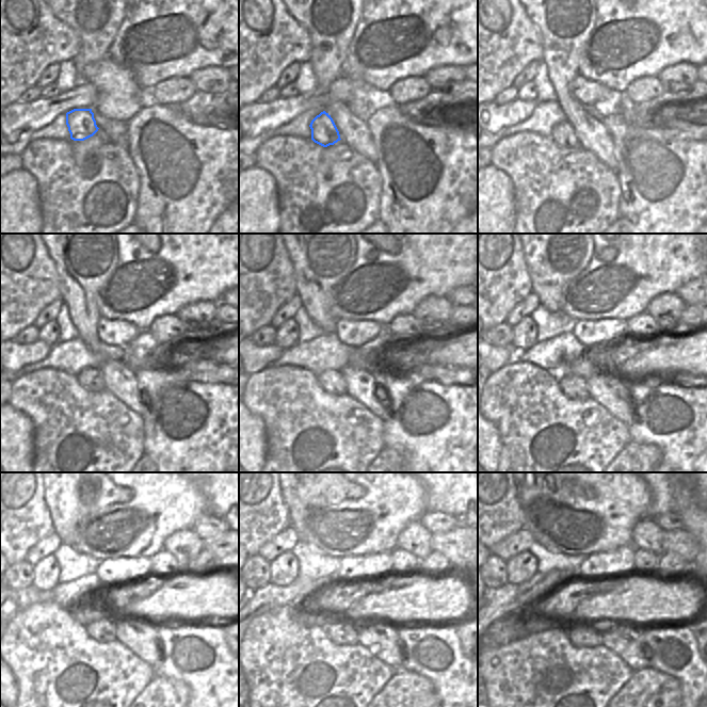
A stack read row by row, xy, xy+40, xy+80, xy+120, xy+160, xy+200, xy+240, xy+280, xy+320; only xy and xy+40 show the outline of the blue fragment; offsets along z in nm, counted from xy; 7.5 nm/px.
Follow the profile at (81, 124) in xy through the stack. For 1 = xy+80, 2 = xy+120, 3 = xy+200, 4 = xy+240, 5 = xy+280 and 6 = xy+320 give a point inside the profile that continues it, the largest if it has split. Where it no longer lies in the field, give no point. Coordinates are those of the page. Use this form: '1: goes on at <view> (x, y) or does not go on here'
1: goes on at xy+80 (563, 134)
2: goes on at xy+120 (91, 379)
3: goes on at xy+200 (575, 387)
4: goes on at xy+240 (103, 629)
5: goes on at xy+280 (344, 633)
6: goes on at xy+320 (588, 636)

